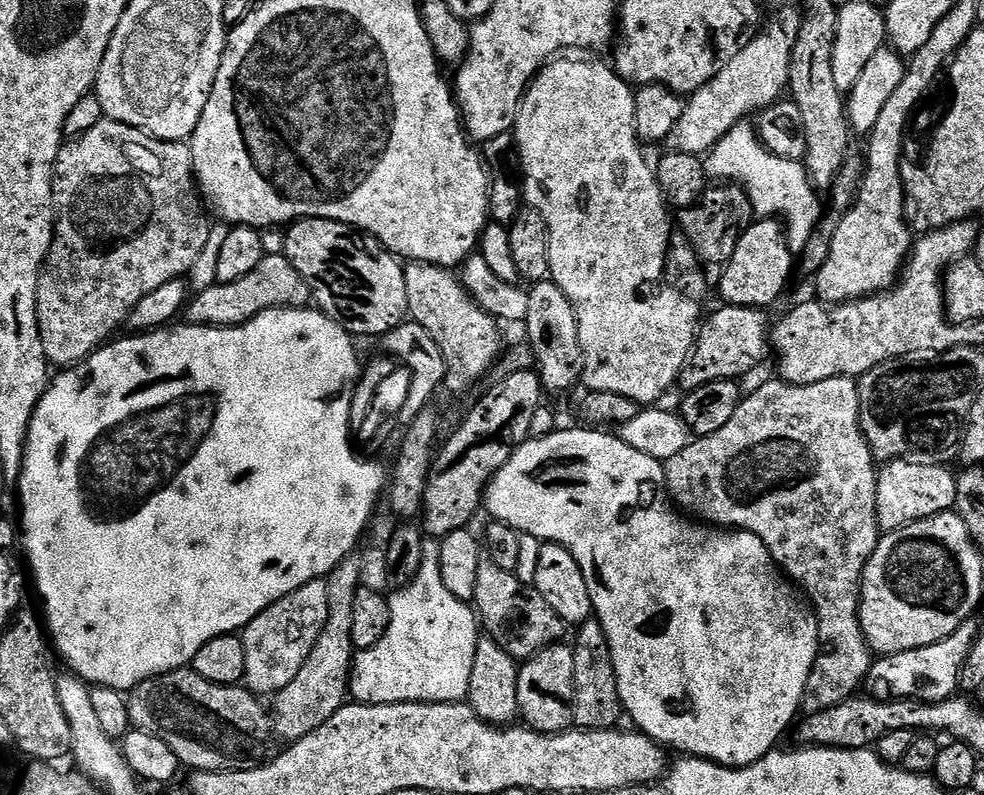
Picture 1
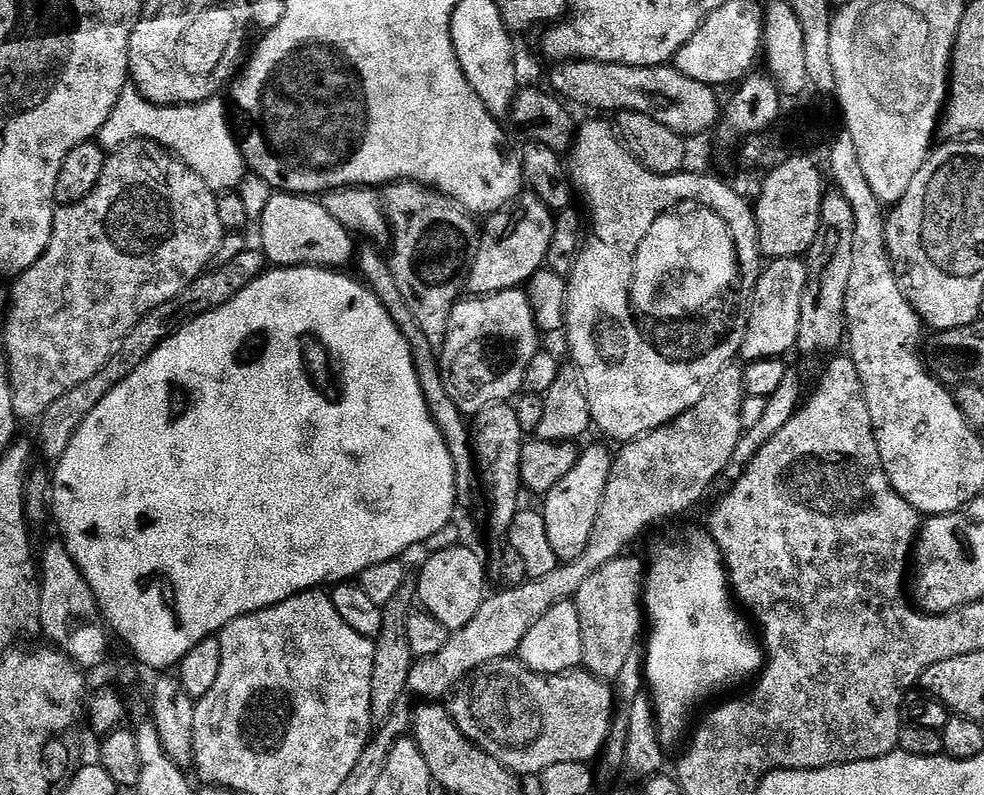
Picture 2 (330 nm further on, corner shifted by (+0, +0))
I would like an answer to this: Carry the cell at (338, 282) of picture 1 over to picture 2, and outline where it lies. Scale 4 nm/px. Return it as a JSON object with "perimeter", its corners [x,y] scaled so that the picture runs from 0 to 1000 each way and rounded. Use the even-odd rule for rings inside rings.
{"perimeter":[[[276,244],[276,248],[268,257],[268,263],[264,267],[264,307],[263,311],[268,318],[268,326],[273,333],[284,335],[286,337],[308,337],[310,335],[314,337],[335,337],[338,340],[353,338],[353,332],[356,333],[360,327],[360,309],[358,312],[358,302],[360,302],[359,293],[355,292],[353,287],[350,287],[346,282],[343,274],[339,274],[335,267],[328,262],[324,250],[315,247],[306,247],[304,244]]]}

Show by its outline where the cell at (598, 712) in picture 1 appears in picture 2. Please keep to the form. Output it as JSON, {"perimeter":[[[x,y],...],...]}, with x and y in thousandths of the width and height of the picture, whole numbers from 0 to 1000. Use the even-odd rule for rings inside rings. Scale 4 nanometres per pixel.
{"perimeter":[[[635,697],[624,707],[616,707],[612,717],[604,717],[604,722],[600,722],[600,727],[596,727],[585,745],[583,758],[591,782],[592,839],[609,855],[624,858],[636,828],[647,819],[646,804],[650,800],[655,733],[655,706],[645,704],[642,697]]]}

